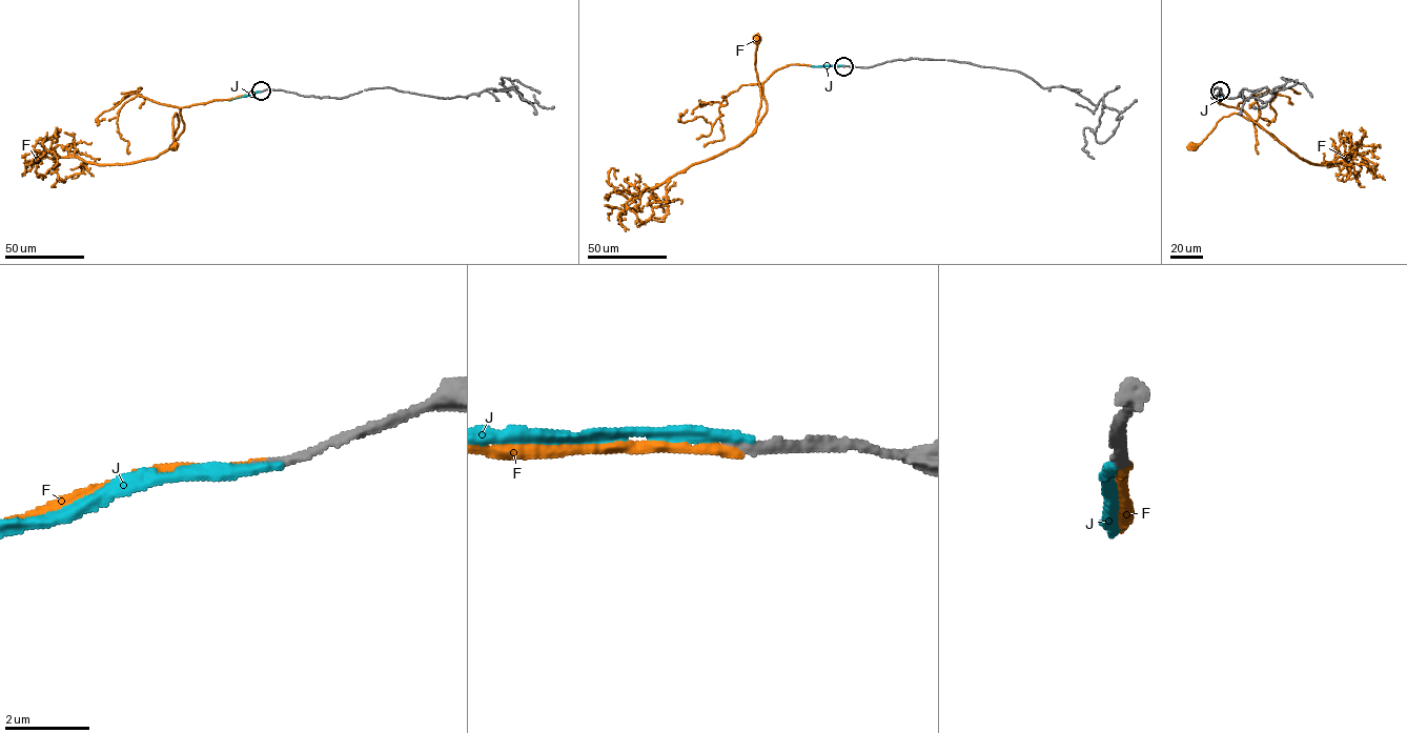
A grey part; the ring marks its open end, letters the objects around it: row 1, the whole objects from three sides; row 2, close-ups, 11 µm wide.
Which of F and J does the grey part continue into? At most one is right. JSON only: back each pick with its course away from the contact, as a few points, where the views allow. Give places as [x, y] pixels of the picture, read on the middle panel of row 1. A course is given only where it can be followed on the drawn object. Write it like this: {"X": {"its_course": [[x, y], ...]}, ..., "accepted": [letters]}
{"F": {"its_course": [[844, 66], [789, 64], [776, 69], [763, 83], [767, 109], [757, 124], [761, 99], [755, 68], [756, 39]]}, "accepted": ["F"]}

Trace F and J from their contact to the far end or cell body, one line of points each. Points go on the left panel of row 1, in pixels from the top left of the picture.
F: (262, 92), (181, 107), (184, 128), (175, 141), (179, 121), (176, 113), (174, 145)
J: (262, 92), (228, 100)

